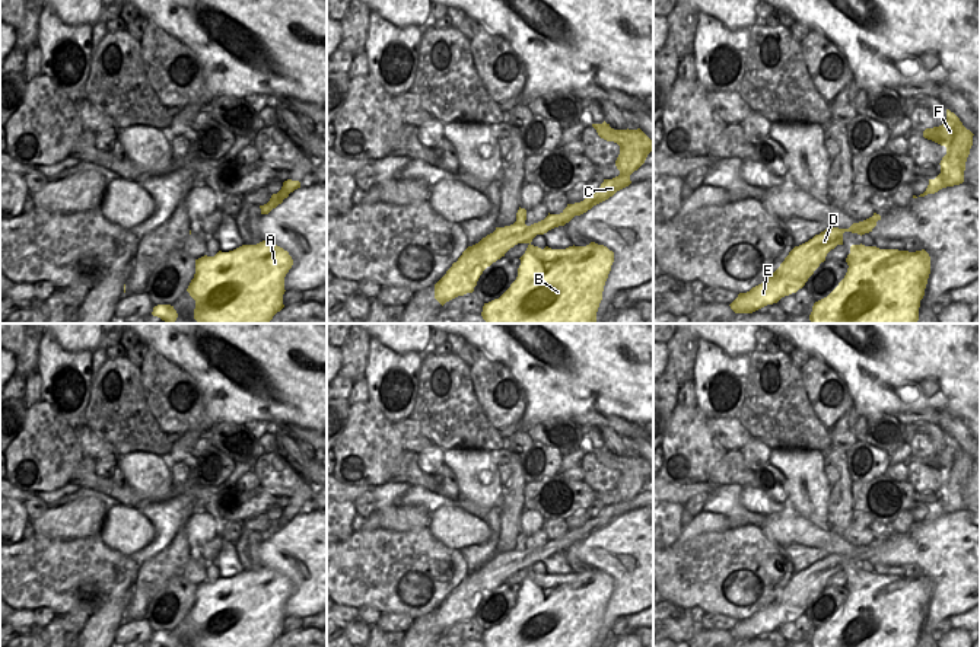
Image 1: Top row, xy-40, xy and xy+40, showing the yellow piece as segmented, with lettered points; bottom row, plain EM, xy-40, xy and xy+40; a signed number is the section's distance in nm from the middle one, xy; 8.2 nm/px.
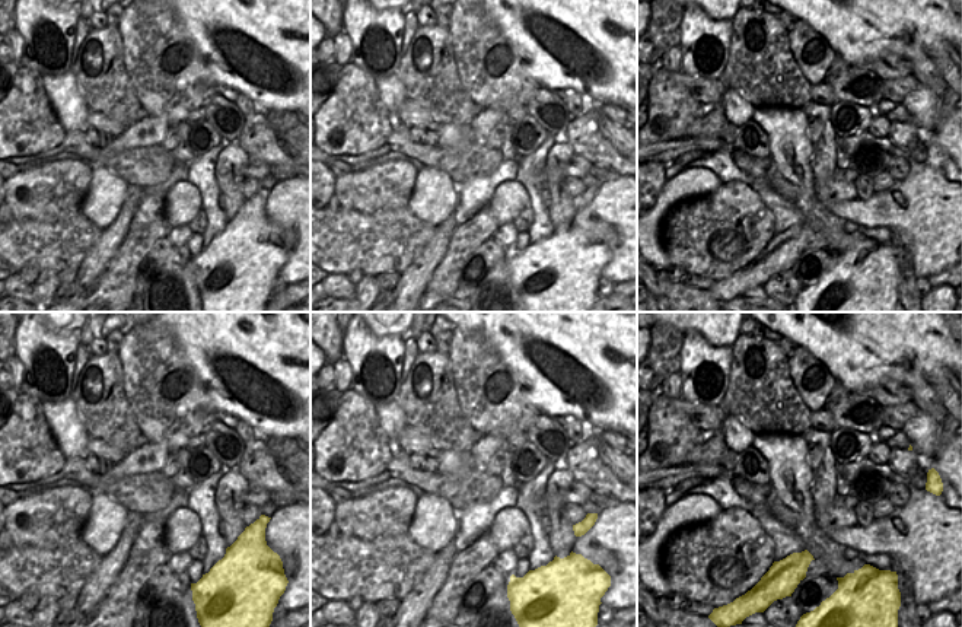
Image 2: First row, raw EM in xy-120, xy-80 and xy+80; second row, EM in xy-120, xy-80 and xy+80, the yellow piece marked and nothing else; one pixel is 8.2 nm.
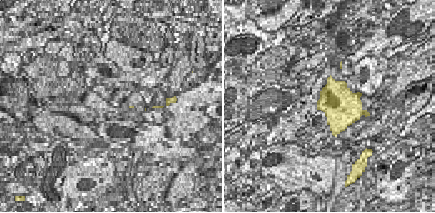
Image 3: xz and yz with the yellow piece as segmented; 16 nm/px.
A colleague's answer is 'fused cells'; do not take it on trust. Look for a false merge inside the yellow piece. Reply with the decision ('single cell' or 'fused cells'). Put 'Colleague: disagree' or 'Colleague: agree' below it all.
fused cells
Colleague: agree

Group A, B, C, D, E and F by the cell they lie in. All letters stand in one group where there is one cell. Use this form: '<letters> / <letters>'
A B C F / D E

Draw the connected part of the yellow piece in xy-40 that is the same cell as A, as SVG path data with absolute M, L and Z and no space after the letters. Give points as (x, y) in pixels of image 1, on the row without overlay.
M268 567L195 586L195 600L187 615L195 627L194 646L271 647L284 634L284 603L292 592L289 579Z

